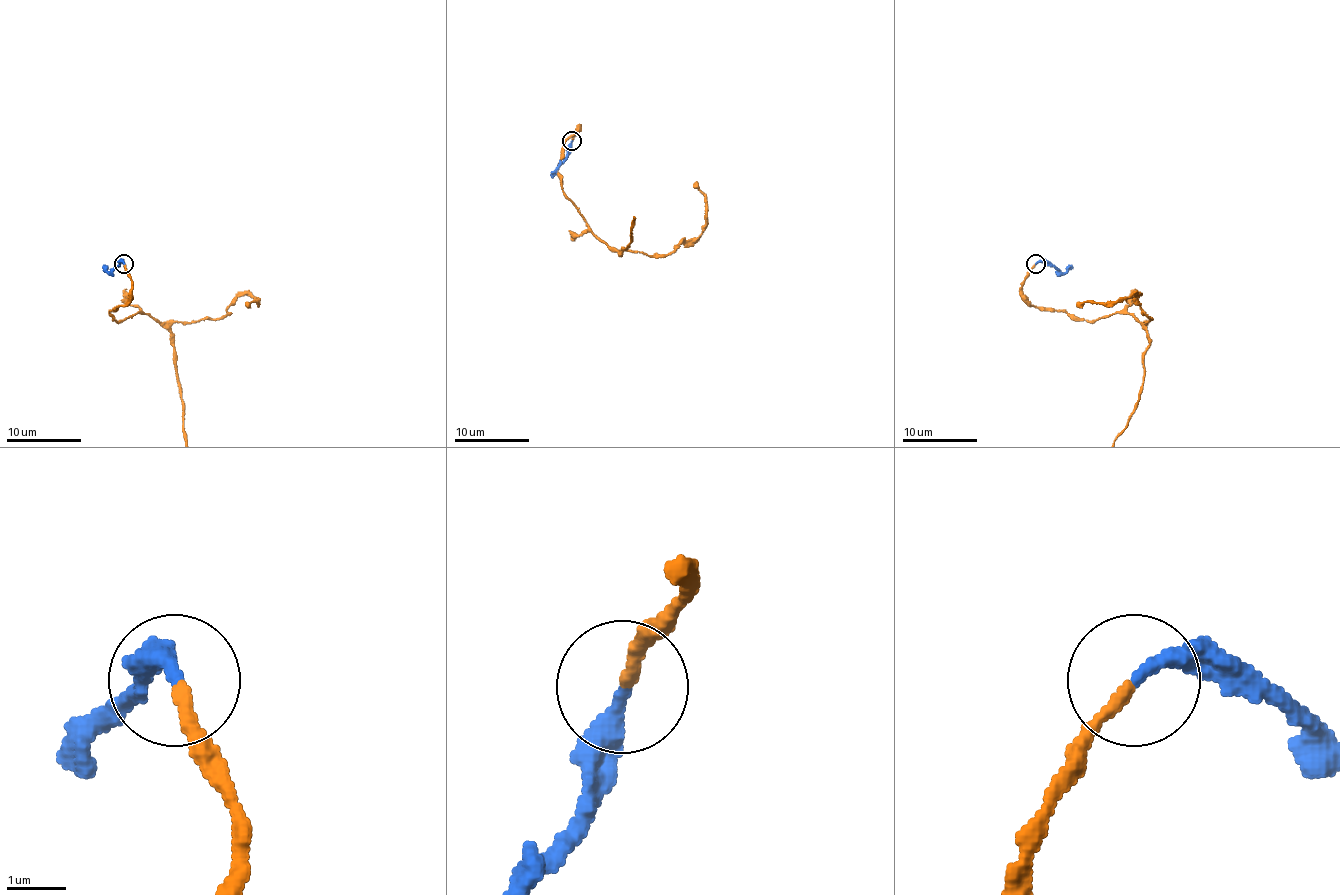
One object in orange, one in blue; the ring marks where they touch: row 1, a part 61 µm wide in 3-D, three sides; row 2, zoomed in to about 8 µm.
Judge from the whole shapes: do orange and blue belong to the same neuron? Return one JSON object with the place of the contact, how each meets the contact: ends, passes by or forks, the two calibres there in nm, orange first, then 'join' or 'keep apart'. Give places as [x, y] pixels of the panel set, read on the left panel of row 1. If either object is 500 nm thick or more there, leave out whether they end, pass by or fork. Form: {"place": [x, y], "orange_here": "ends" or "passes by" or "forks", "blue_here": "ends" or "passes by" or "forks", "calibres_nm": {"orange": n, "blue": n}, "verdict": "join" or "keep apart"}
{"place": [123, 264], "orange_here": "ends", "blue_here": "ends", "calibres_nm": {"orange": 200, "blue": 280}, "verdict": "join"}

